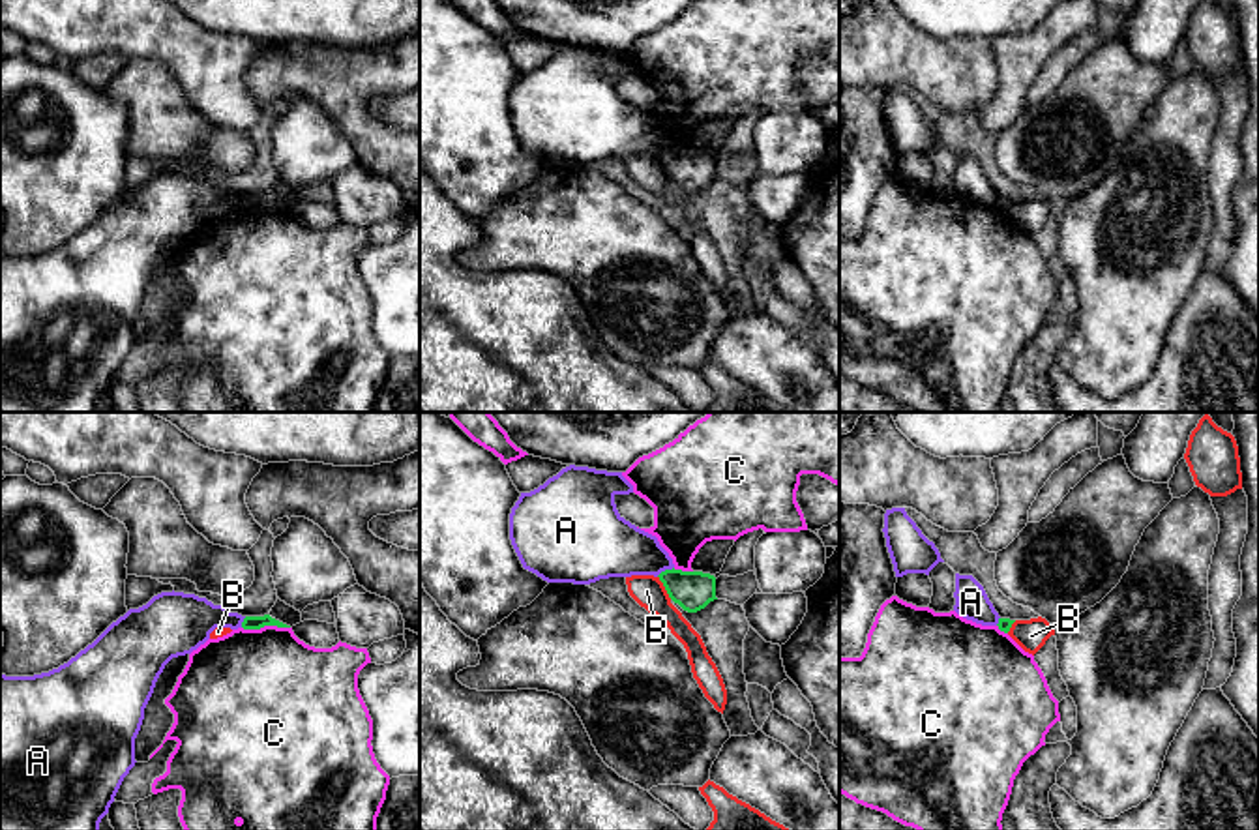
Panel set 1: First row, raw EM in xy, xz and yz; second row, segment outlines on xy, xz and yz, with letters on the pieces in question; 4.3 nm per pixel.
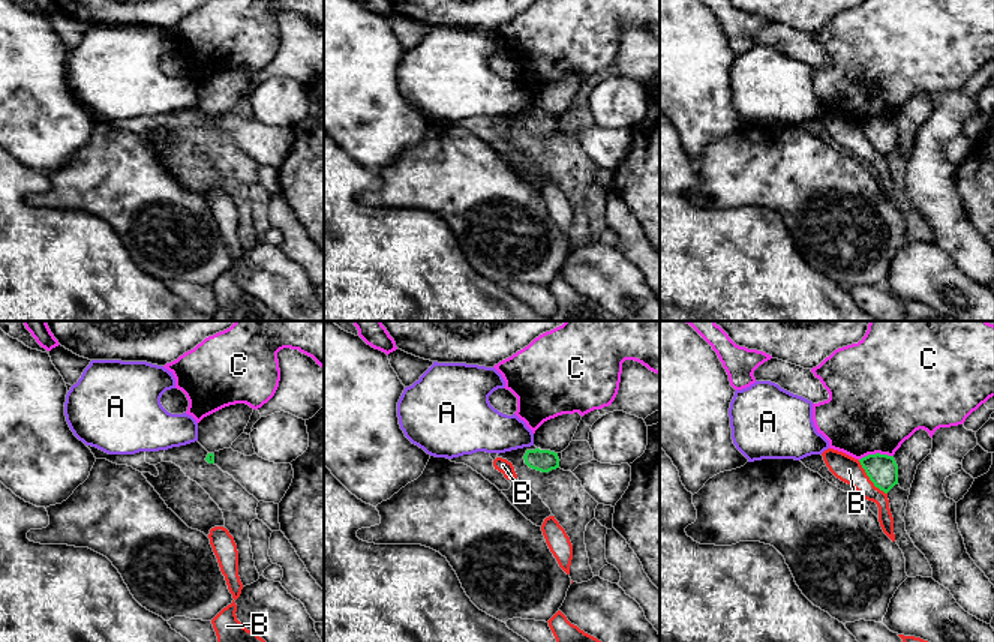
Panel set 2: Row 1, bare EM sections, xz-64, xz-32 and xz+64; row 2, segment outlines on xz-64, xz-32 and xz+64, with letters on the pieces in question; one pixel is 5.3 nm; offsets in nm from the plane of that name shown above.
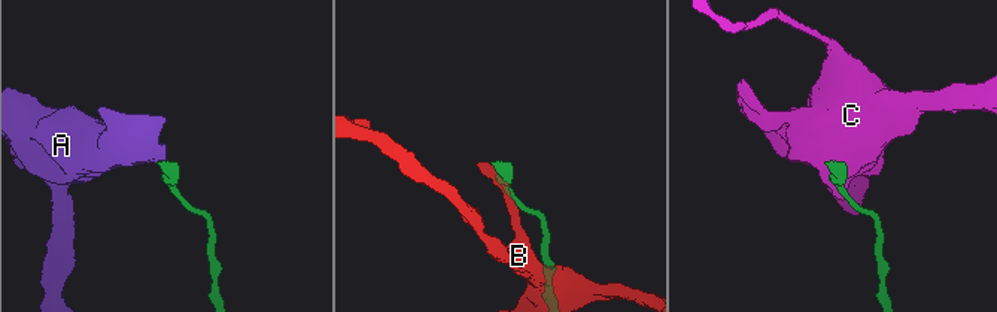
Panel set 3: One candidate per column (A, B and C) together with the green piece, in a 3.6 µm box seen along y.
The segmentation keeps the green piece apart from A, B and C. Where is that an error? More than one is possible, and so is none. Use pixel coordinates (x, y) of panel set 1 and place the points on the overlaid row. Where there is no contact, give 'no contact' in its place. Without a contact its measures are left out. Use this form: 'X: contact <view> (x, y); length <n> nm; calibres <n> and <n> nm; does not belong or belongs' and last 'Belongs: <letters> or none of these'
A: contact xz (666, 570); length 90 nm; calibres 170 and 260 nm; does not belong
B: contact xz (664, 585); length 120 nm; calibres 170 and 140 nm; does not belong
C: contact xy (266, 624); length 200 nm; calibres 60 and 460 nm; does not belong
Belongs: none of these

